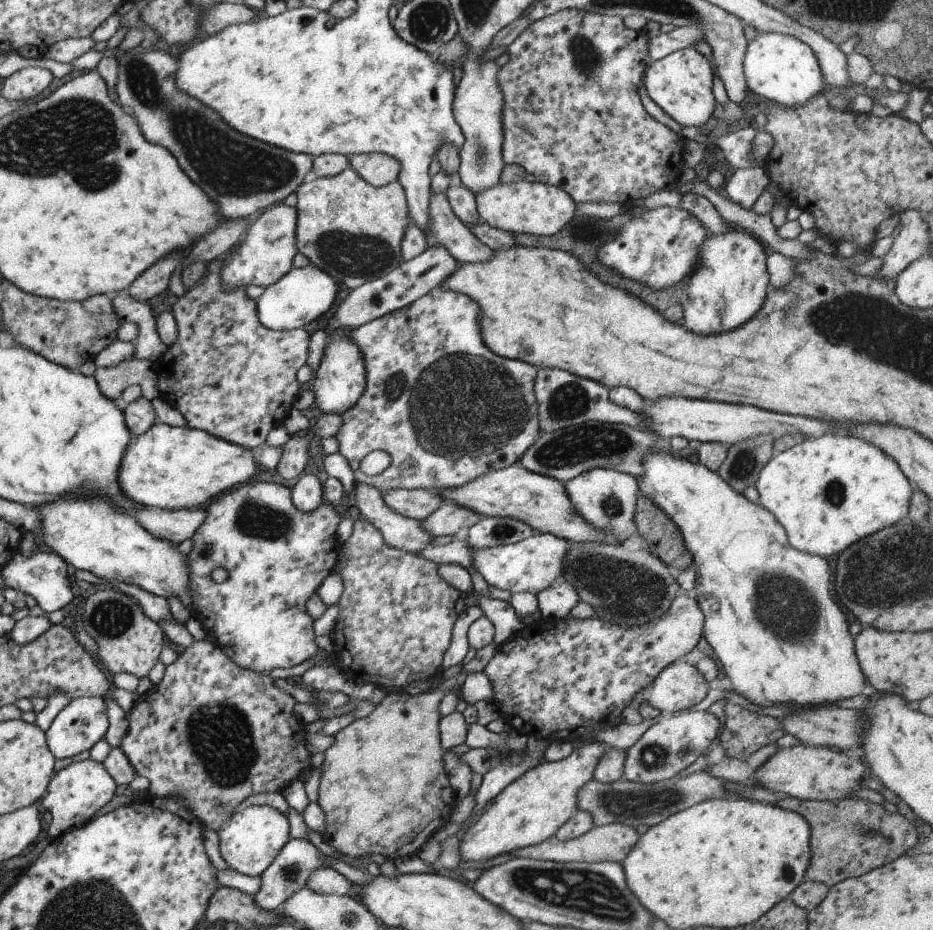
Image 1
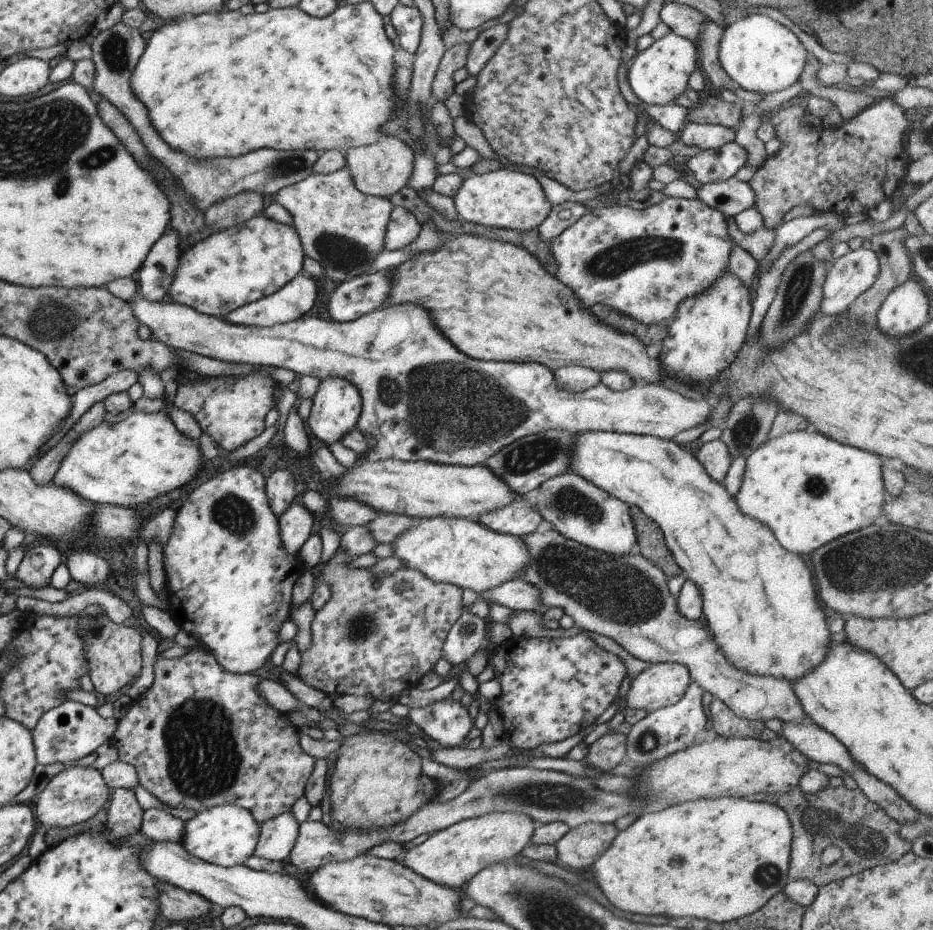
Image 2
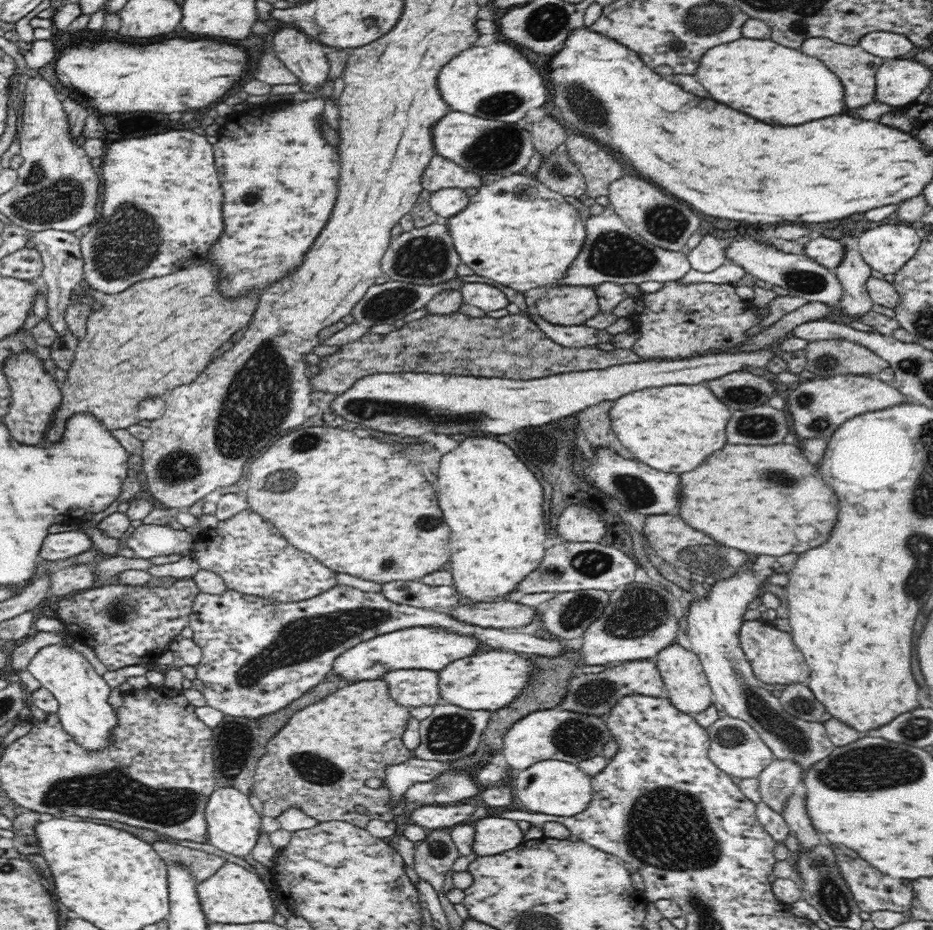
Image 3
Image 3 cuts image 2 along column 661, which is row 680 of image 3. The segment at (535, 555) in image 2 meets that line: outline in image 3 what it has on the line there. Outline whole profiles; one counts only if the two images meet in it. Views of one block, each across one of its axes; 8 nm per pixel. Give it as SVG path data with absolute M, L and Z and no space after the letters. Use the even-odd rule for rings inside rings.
M655 659L617 663L615 667L605 669L599 674L574 675L568 686L568 694L564 696L560 708L600 717L604 716L619 698L629 694L650 695L656 698L666 694L665 684Z

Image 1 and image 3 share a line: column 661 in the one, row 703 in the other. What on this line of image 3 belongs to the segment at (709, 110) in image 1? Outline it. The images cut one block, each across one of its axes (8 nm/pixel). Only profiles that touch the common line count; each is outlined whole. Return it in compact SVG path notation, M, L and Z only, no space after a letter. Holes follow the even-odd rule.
M60 643L46 646L38 650L26 669L40 682L41 688L56 699L60 726L78 746L88 752L100 752L114 744L114 728L118 726L118 715L108 701L113 688L80 653L70 647L63 647Z

